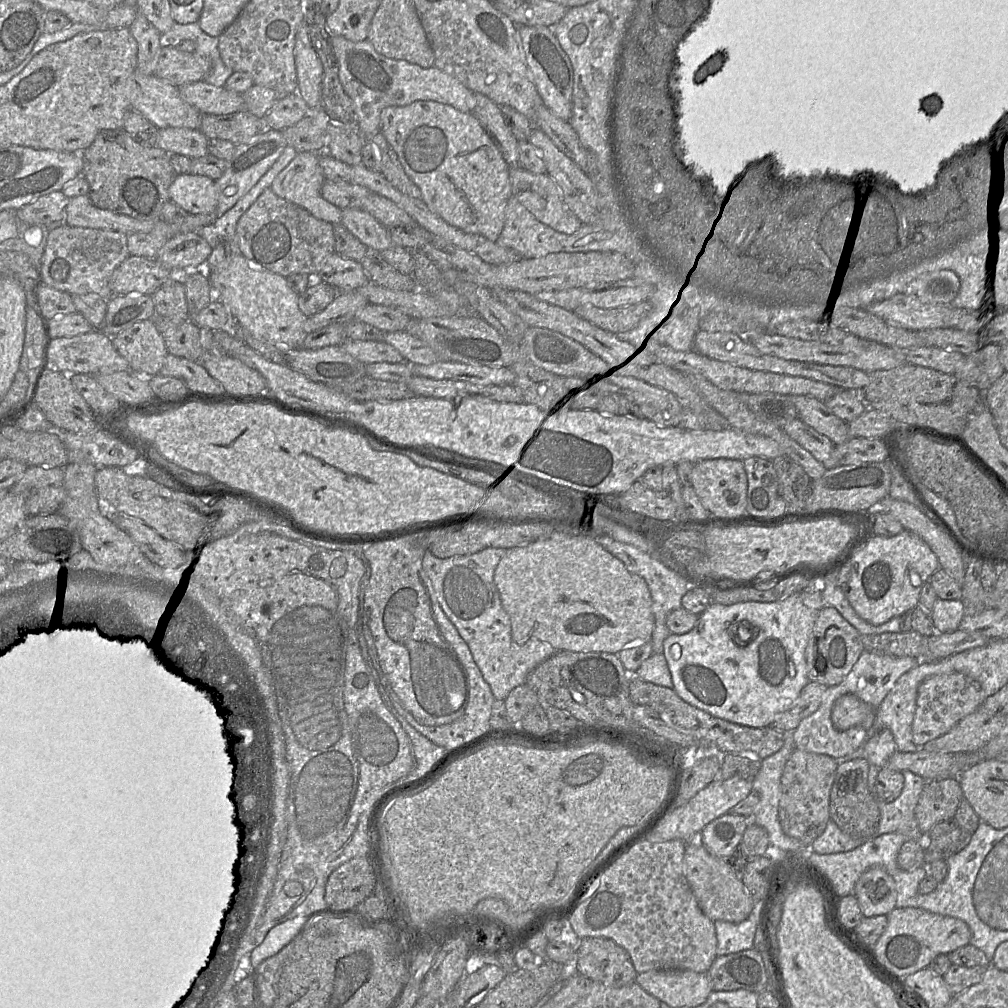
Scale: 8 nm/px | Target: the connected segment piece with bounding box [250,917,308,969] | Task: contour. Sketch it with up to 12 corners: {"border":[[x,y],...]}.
{"border":[[308,917],[274,926],[250,953],[252,968],[289,944]]}

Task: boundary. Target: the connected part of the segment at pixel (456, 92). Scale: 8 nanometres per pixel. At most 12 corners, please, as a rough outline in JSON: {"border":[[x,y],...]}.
{"border":[[330,35],[364,142],[391,106],[472,113],[476,95],[436,67]]}

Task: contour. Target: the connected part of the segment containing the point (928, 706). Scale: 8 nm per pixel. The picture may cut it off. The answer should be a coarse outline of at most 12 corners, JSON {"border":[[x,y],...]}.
{"border":[[958,672],[918,688],[918,748],[980,709],[980,684]]}

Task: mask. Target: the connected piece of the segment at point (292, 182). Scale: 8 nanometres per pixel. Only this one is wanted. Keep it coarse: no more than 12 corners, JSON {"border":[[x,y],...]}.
{"border":[[298,152],[275,177],[279,197],[332,225],[342,210],[325,200],[320,153]]}

